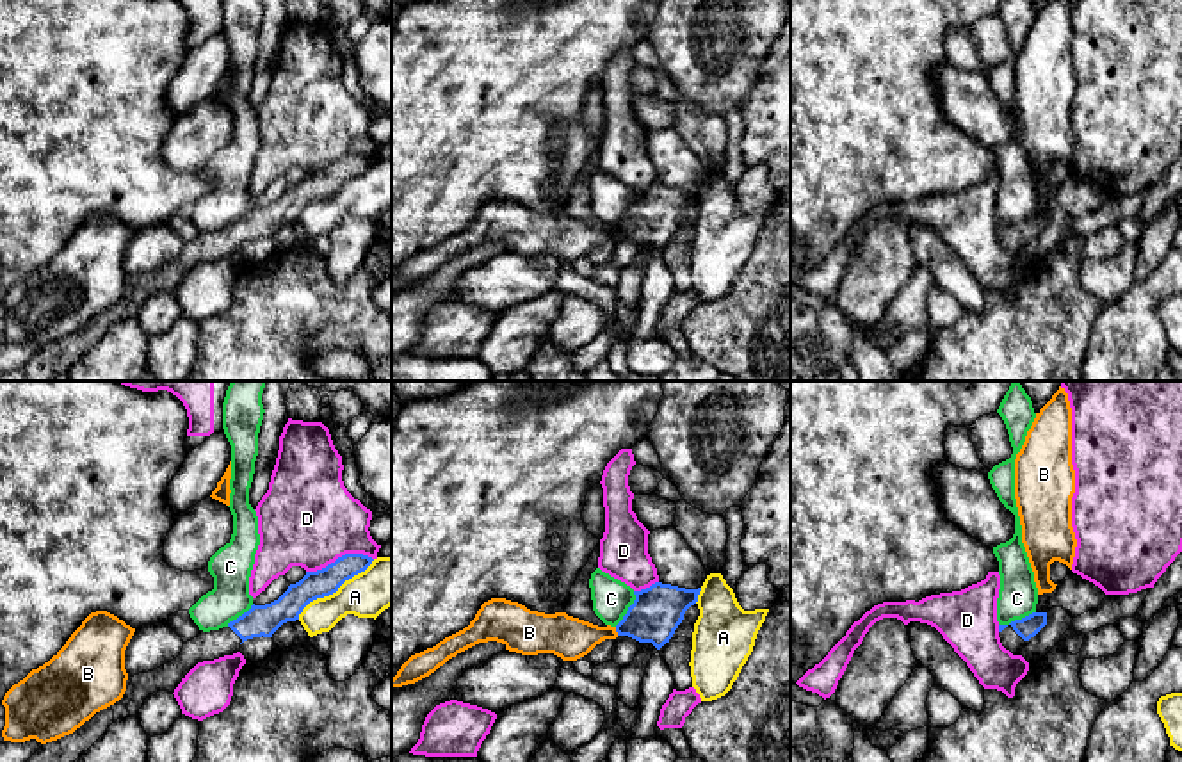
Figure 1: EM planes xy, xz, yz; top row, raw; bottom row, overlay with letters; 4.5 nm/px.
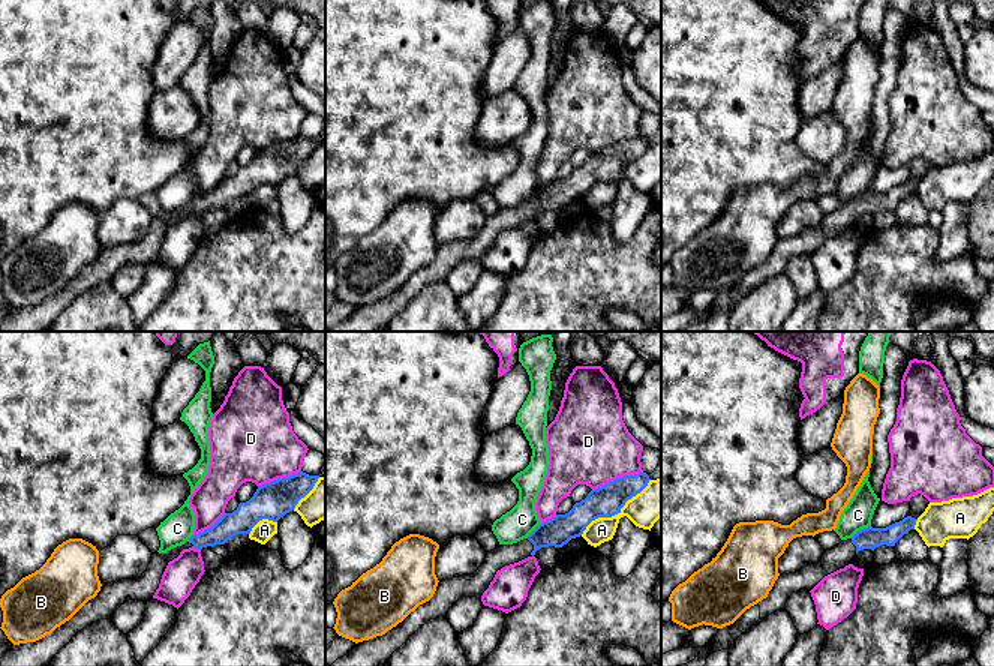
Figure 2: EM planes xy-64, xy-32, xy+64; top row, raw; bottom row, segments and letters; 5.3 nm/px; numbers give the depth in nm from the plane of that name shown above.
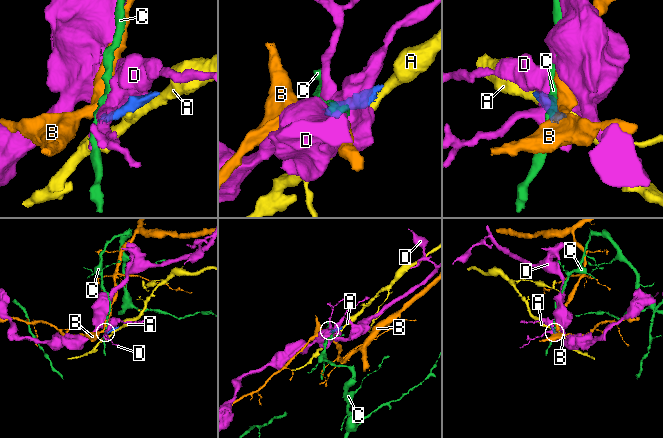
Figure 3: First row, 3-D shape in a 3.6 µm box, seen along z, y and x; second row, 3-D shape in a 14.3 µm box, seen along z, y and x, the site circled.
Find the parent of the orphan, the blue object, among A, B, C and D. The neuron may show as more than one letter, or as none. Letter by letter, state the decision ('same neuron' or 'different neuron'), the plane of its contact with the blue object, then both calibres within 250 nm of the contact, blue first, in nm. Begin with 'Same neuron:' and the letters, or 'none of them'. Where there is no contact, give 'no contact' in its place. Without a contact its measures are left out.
Same neuron: none of them
A: different neuron; contact in xy; calibres 130 and 220 nm
B: different neuron; contact in xz; calibres 240 and 190 nm
C: different neuron; contact in yz; calibres 100 and 180 nm
D: different neuron; contact in xy; calibres 130 and 440 nm

